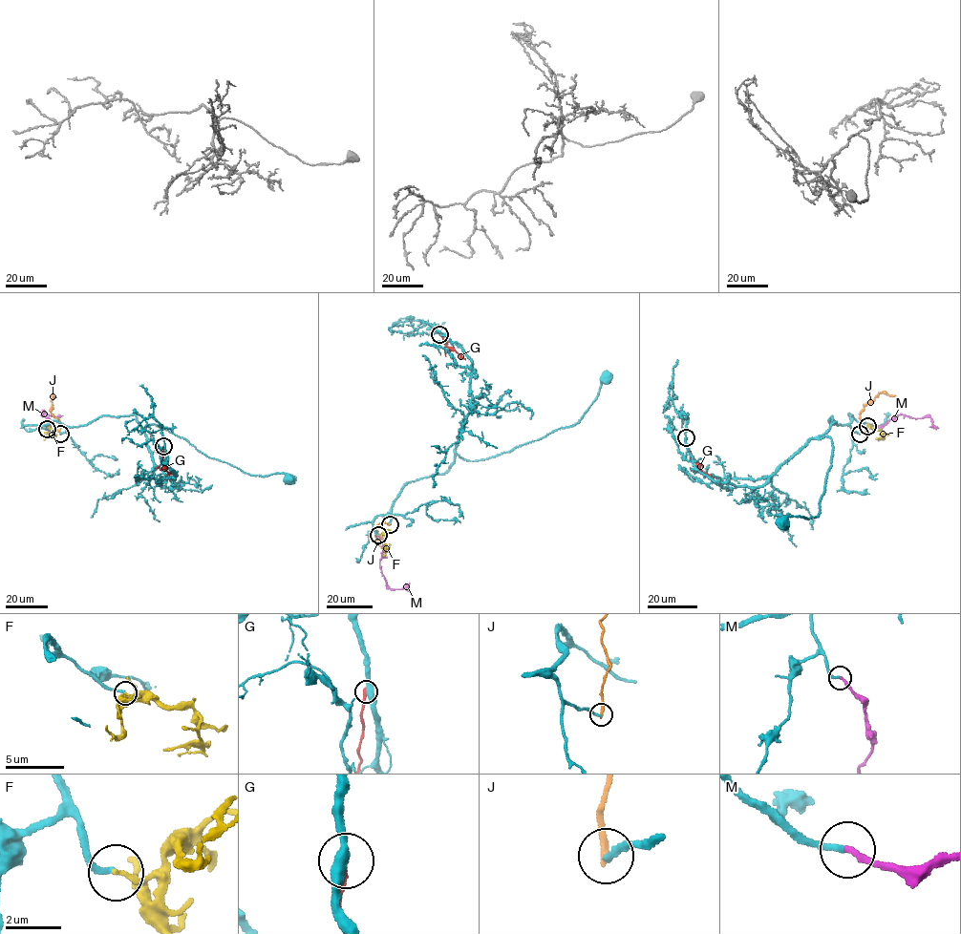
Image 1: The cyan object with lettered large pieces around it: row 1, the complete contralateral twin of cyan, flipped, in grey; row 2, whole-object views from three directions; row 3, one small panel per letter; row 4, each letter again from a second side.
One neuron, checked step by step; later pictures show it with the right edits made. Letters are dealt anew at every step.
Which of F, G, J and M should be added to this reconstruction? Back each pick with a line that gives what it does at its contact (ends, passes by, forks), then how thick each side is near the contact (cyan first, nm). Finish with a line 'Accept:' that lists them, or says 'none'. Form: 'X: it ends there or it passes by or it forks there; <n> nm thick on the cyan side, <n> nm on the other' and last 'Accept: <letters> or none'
M: it ends there; 240 nm thick on the cyan side, 240 nm on the other
Accept: M

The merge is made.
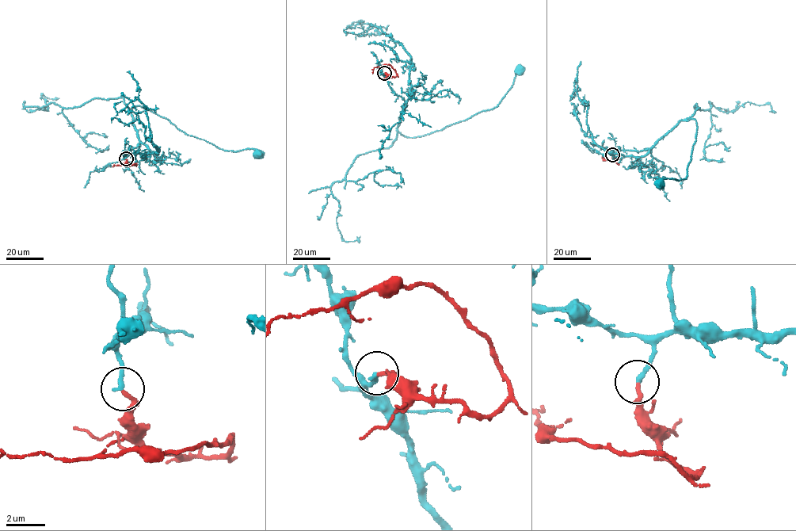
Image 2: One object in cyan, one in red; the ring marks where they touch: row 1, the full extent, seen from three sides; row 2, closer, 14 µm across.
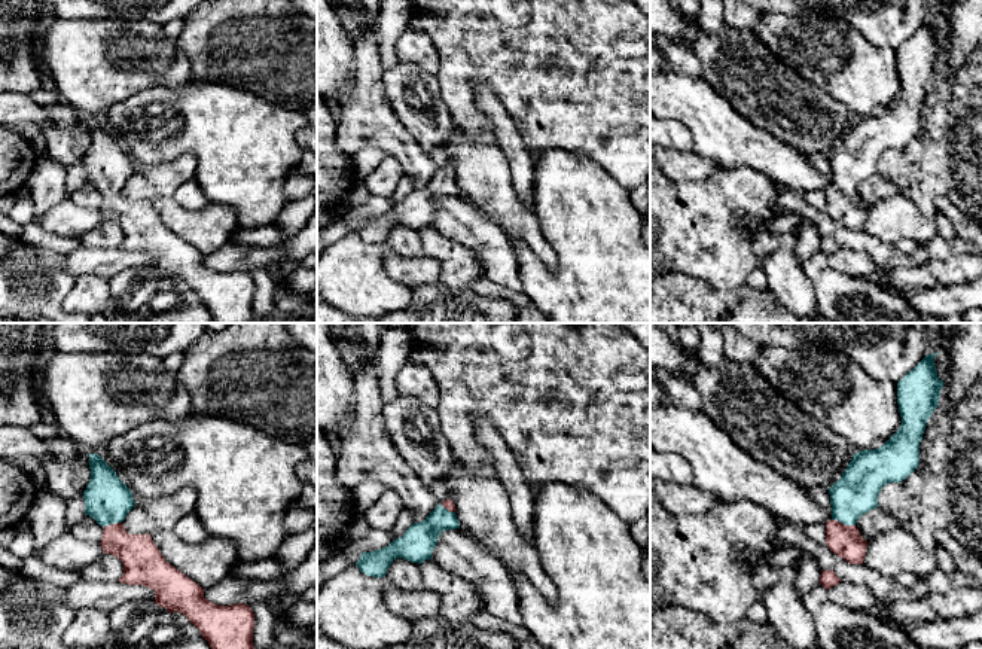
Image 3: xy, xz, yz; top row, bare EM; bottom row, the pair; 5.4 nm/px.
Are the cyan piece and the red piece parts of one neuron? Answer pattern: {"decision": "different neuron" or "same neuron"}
{"decision": "same neuron"}

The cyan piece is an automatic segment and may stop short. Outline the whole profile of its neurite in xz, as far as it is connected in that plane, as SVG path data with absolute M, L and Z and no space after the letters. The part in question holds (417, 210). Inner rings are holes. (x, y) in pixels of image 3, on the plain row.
M446 165L424 188L414 189L402 204L394 205L388 213L362 219L356 232L368 243L384 244L396 225L421 231L431 225L440 199L452 195L460 195L460 189L454 168Z

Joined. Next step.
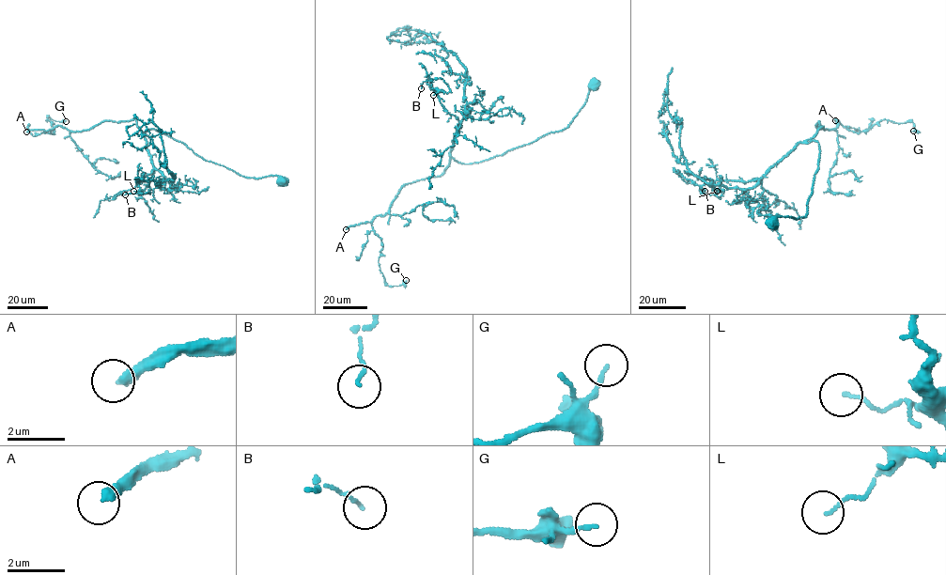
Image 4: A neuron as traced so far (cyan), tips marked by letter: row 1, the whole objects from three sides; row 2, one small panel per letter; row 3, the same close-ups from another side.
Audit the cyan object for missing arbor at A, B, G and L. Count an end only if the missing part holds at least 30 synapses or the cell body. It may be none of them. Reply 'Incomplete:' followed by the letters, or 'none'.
Incomplete: A

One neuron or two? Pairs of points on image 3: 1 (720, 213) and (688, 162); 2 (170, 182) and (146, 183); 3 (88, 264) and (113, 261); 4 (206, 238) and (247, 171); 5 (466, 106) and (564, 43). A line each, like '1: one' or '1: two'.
1: two
2: one
3: one
4: two
5: one

